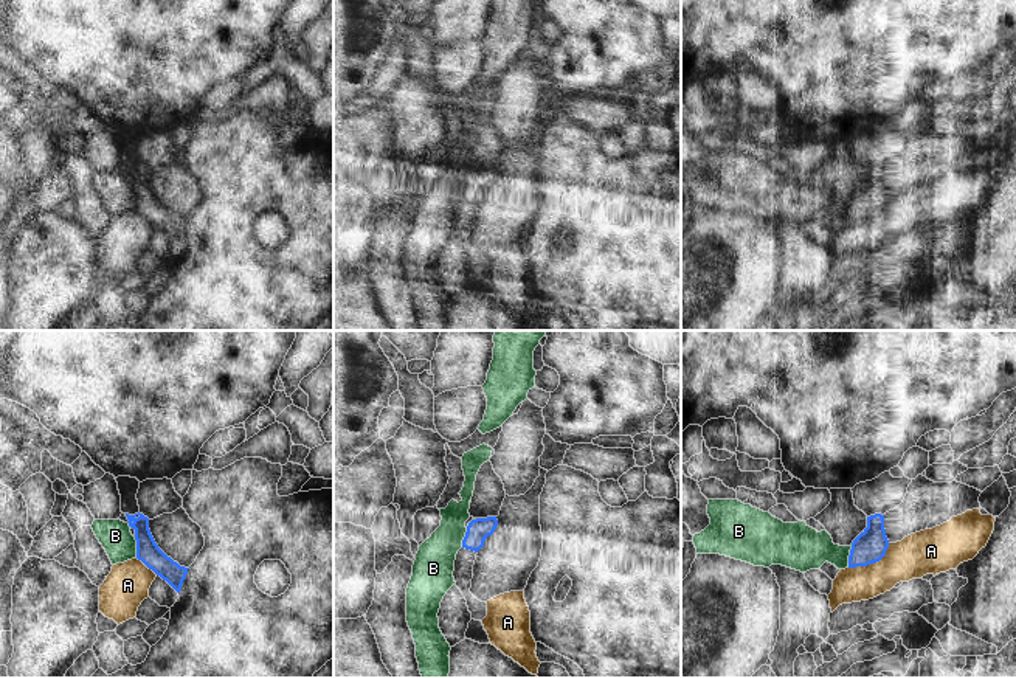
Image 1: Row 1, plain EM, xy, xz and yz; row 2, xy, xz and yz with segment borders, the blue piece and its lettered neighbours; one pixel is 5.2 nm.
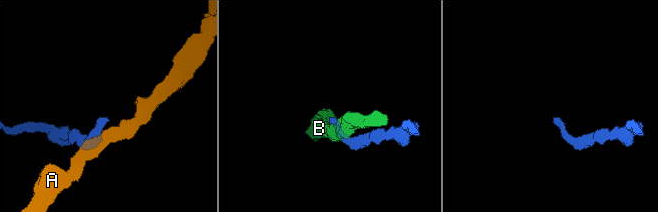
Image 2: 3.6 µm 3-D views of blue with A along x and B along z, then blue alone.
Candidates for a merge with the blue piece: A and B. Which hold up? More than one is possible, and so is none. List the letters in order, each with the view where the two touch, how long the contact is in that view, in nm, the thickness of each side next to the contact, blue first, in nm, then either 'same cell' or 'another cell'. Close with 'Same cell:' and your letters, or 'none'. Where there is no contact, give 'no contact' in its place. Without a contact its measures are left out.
A: meets blue in yz; contact 260 nm long; 170 nm thick on the blue side, 220 nm on the other; another cell
B: meets blue in yz; contact 120 nm long; 170 nm thick on the blue side, 240 nm on the other; another cell
Same cell: none

